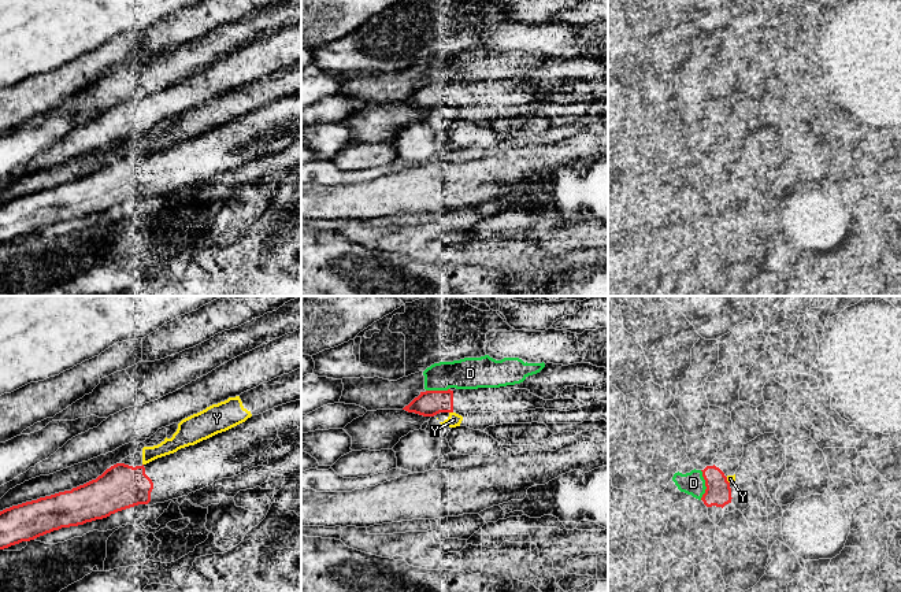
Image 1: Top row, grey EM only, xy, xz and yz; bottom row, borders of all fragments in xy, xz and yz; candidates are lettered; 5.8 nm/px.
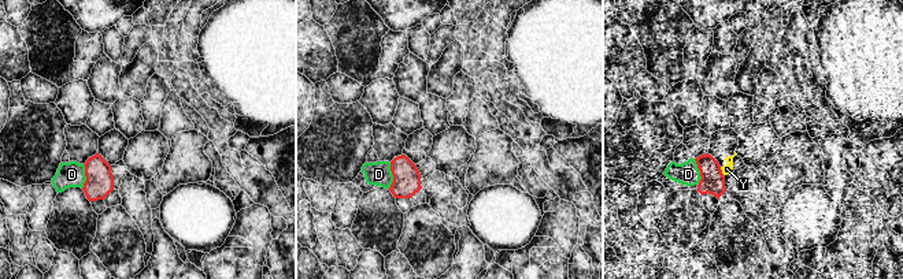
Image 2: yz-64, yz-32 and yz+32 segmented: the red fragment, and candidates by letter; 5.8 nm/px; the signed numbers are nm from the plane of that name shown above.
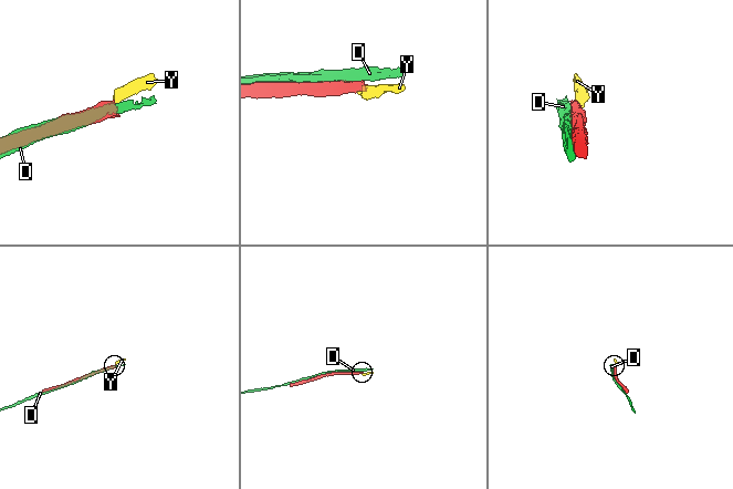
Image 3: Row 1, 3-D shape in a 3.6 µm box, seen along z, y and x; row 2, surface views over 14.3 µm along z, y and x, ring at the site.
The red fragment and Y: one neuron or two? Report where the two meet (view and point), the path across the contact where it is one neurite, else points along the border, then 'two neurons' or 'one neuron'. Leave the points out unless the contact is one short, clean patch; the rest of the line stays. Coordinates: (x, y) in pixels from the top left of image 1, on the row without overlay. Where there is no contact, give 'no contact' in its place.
xz (451, 104) | two neurons

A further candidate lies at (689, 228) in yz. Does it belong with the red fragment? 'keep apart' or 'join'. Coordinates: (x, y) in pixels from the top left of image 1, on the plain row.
keep apart

